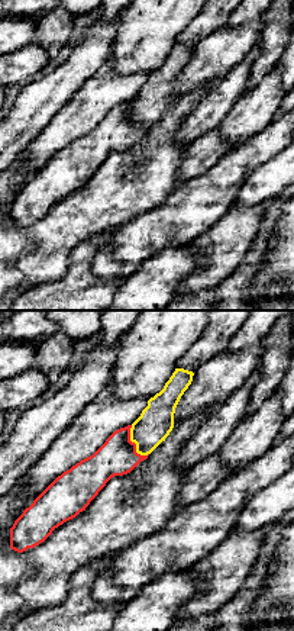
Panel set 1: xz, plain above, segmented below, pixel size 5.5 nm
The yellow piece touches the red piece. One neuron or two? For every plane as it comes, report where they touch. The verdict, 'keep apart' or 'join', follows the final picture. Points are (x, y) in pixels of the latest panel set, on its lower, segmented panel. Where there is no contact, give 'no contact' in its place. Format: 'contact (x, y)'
contact (135, 443)

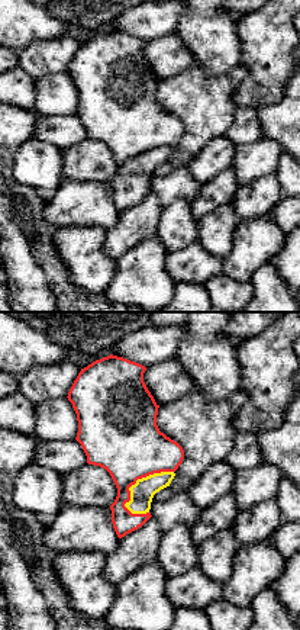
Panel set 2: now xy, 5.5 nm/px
contact (142, 478)

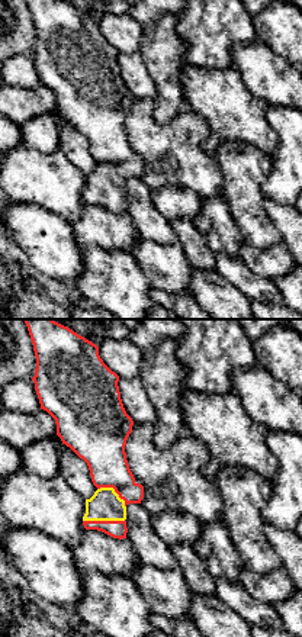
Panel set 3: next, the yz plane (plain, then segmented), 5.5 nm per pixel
contact (103, 520)

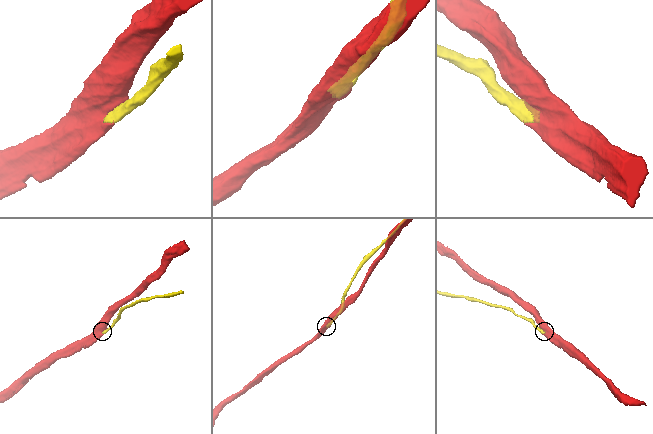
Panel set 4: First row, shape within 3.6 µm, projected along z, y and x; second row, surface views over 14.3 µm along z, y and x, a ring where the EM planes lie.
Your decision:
join

